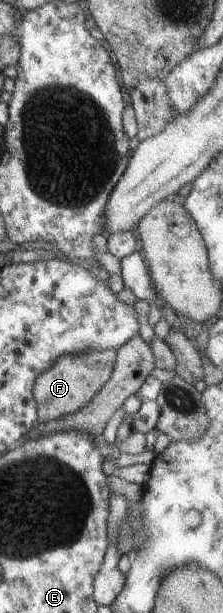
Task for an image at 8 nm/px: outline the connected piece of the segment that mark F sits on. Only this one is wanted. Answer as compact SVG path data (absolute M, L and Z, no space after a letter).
M92 349L75 355L57 356L50 368L44 369L33 382L32 394L37 404L36 423L45 423L81 409L110 378L116 350Z

